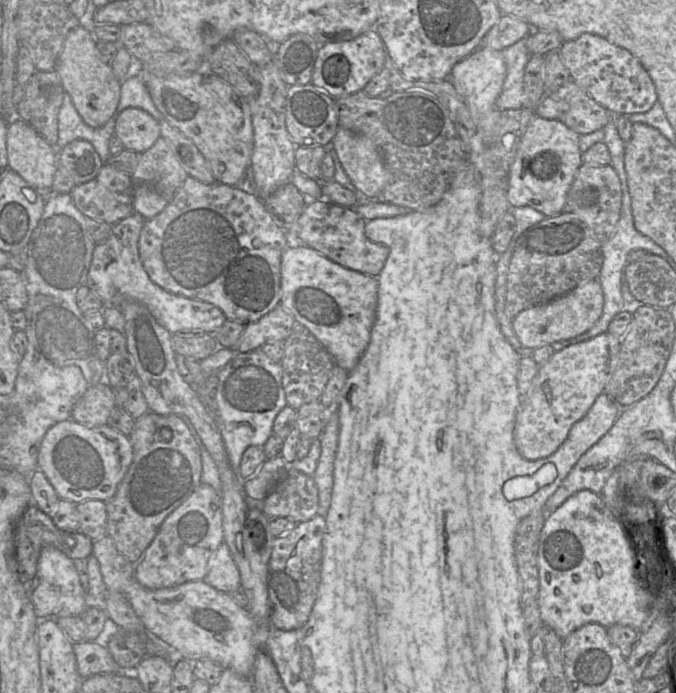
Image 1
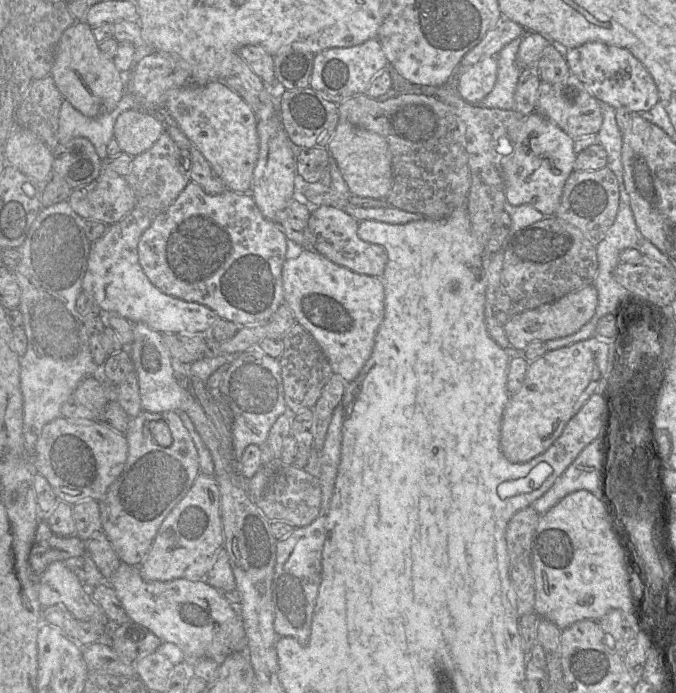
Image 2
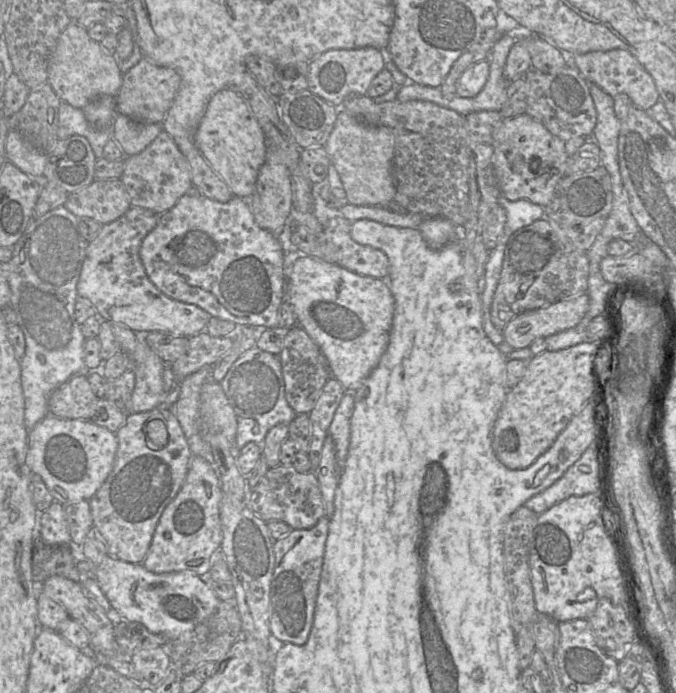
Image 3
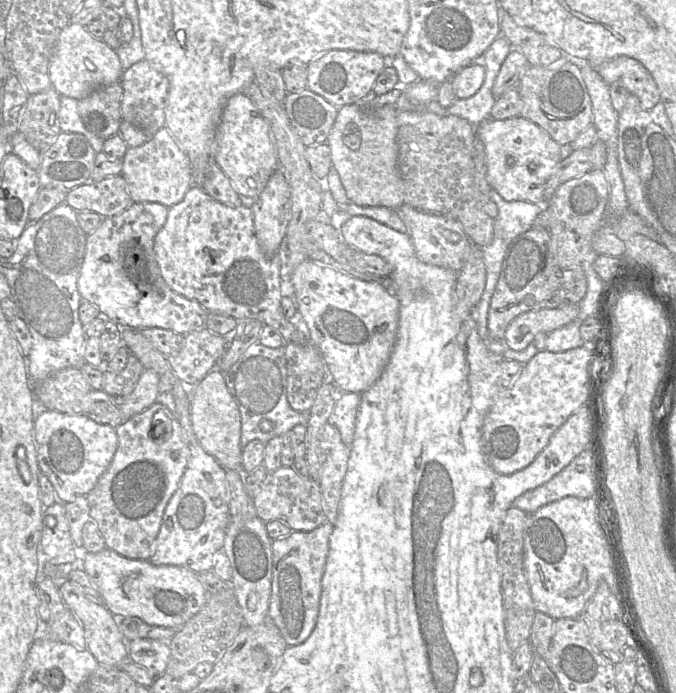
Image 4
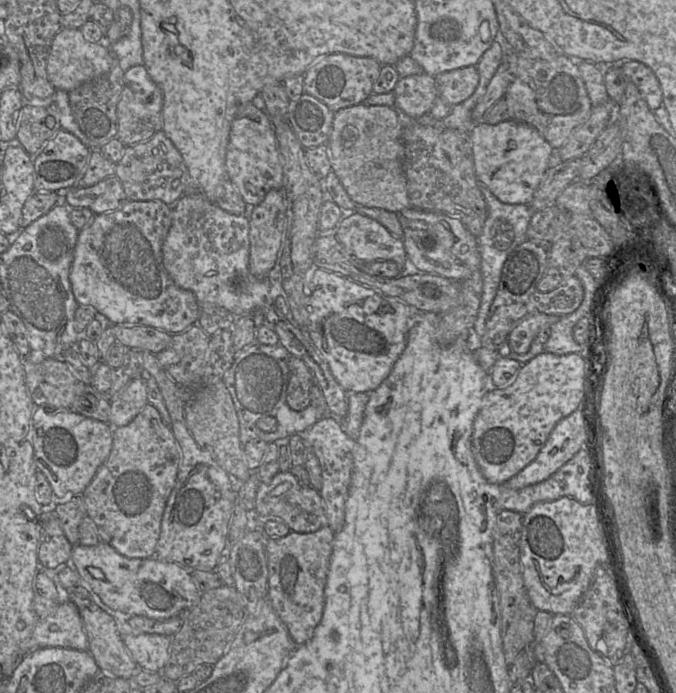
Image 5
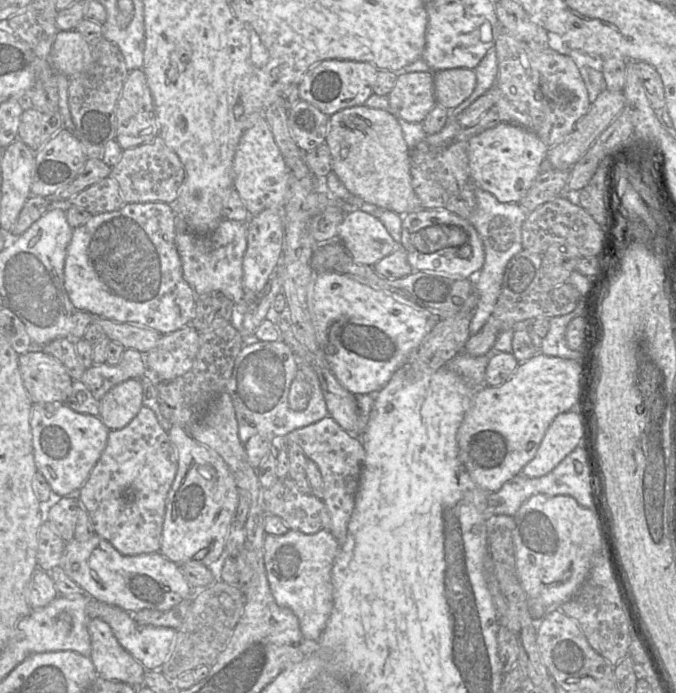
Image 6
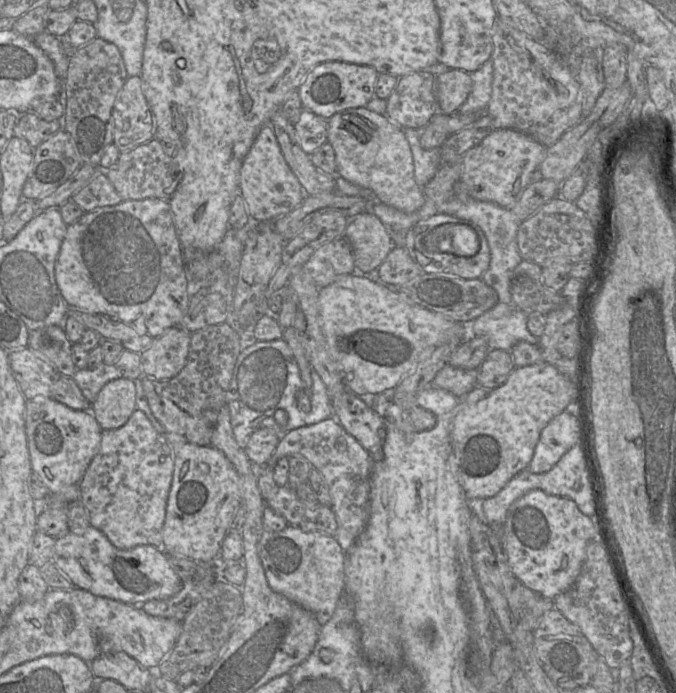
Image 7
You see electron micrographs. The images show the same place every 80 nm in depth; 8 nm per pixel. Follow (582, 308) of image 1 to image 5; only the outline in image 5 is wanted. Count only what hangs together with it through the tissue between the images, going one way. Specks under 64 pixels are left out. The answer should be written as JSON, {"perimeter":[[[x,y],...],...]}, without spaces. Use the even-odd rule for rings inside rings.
{"perimeter":[[[534,313],[523,319],[508,337],[508,342],[513,351],[518,354],[527,353],[539,331],[545,327],[551,327],[561,317],[546,313]]]}

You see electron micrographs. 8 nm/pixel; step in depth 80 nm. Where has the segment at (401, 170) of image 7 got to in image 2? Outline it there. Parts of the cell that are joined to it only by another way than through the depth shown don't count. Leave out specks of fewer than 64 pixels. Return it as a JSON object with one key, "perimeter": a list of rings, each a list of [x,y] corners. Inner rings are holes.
{"perimeter":[[[339,118],[327,149],[336,160],[351,194],[371,198],[388,195],[393,185],[392,163],[388,144],[382,136]]]}

